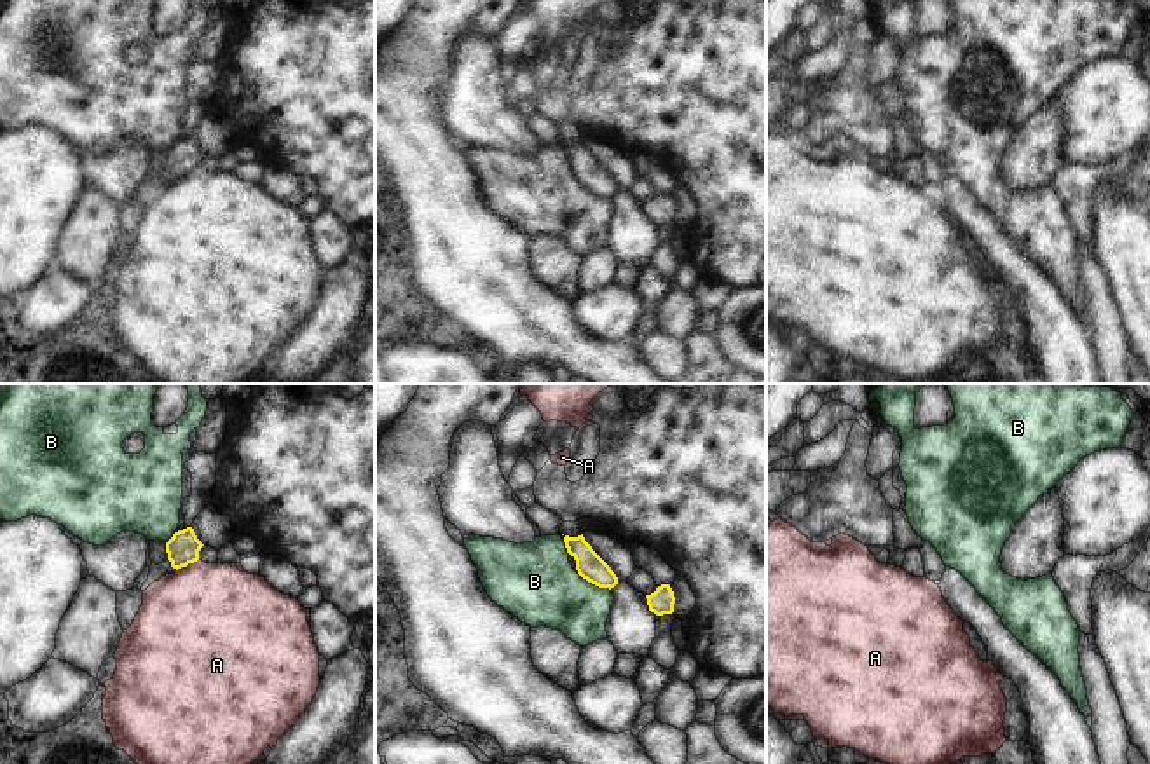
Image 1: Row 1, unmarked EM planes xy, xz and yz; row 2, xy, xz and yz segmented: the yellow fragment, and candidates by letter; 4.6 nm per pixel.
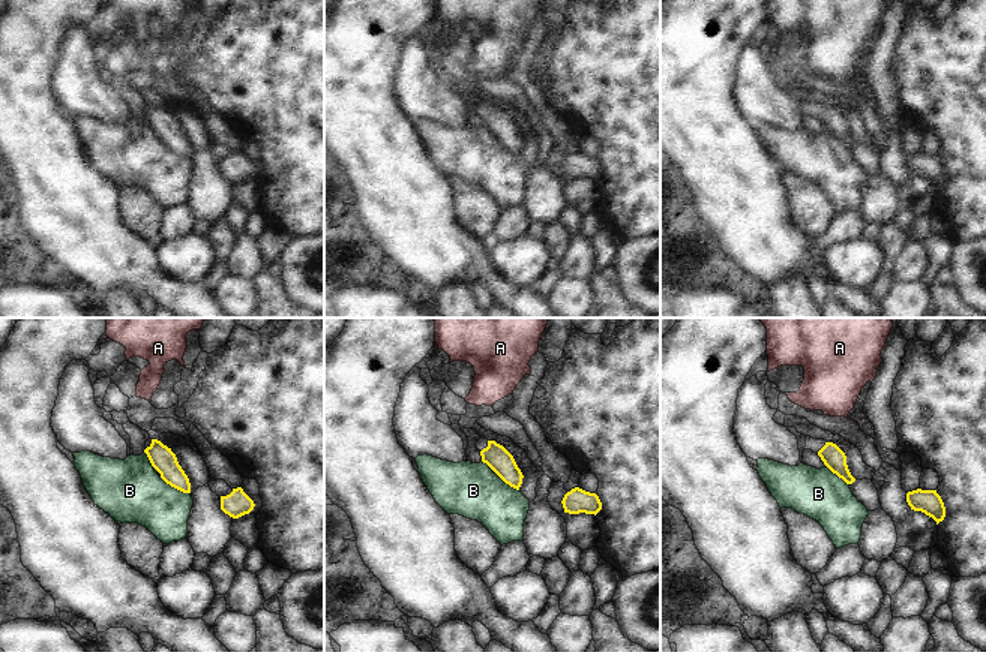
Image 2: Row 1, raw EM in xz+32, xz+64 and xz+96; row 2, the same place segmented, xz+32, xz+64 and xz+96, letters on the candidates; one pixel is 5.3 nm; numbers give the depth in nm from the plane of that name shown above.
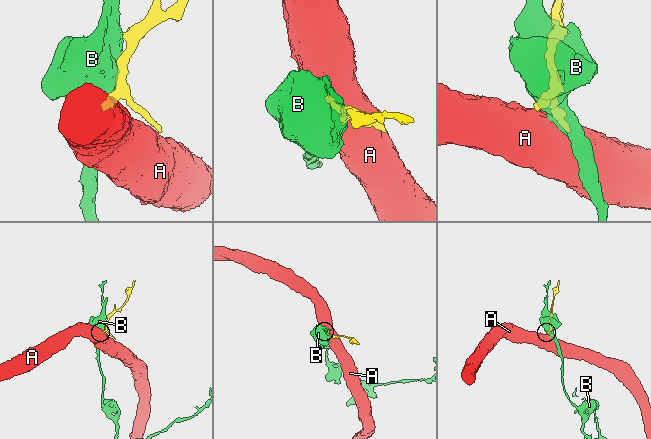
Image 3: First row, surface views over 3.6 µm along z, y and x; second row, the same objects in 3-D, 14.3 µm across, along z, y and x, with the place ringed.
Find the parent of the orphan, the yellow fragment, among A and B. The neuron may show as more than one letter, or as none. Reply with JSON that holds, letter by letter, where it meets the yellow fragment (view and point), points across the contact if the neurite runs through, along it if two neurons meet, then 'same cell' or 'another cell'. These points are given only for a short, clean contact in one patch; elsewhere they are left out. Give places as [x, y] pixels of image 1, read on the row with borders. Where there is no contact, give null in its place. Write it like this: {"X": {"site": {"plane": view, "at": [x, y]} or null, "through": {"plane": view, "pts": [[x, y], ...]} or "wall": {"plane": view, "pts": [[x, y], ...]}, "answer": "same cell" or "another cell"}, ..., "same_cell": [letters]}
{"A": {"site": {"plane": "xy", "at": [187, 564]}, "wall": {"plane": "xy", "pts": [[198, 559], [177, 571]]}, "answer": "another cell"}, "B": {"site": {"plane": "xz", "at": [594, 583]}, "answer": "another cell"}, "same_cell": []}

